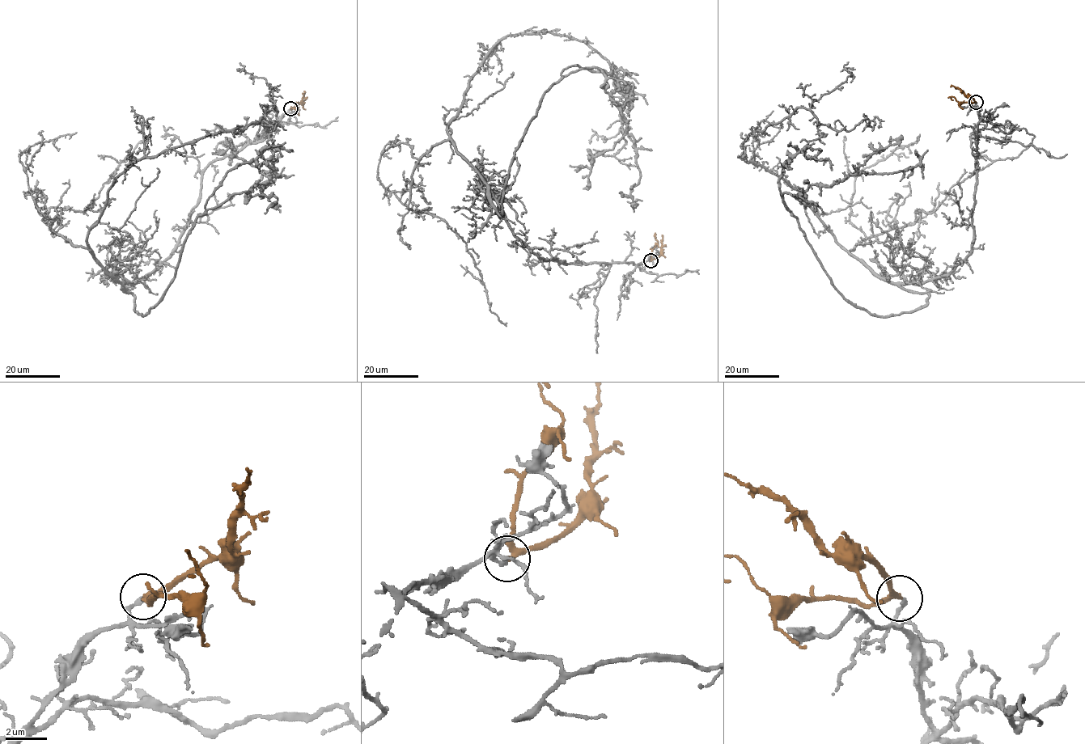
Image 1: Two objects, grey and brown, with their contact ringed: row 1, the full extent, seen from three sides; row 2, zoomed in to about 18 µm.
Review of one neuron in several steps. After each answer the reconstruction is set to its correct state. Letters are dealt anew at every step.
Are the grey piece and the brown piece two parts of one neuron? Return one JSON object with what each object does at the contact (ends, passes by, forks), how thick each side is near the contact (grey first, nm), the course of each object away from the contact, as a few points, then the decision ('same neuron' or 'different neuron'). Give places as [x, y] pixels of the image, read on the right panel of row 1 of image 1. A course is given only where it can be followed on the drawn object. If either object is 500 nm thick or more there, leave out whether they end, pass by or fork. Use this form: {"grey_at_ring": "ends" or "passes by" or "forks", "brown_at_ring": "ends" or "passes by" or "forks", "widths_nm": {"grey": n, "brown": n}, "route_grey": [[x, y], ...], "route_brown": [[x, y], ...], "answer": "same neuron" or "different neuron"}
{"grey_at_ring": "ends", "brown_at_ring": "passes by", "widths_nm": {"grey": 180, "brown": 240}, "route_grey": [[976, 103], [972, 250], [921, 284], [884, 281], [743, 154], [798, 107], [837, 130], [879, 126]], "route_brown": [[976, 103], [959, 89], [950, 86]], "answer": "different neuron"}

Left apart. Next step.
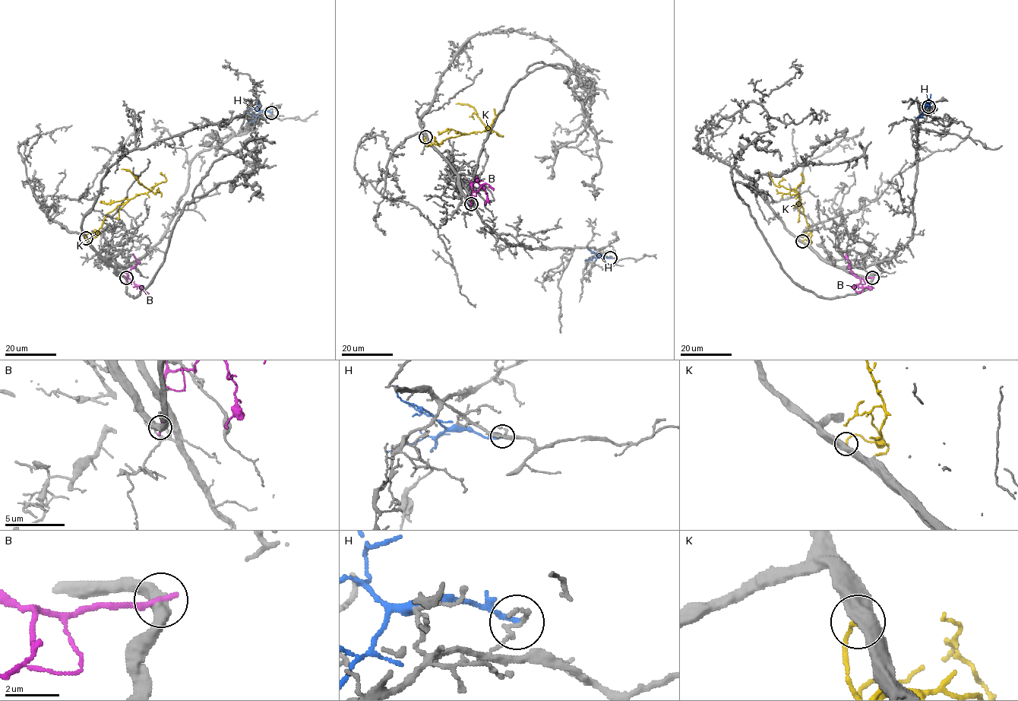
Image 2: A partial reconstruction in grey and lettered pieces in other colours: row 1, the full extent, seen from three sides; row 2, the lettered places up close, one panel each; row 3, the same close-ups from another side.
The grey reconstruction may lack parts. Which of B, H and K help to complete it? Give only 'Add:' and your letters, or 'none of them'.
Add: K

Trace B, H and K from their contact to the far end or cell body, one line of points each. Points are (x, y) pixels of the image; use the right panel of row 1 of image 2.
B: (873, 277), (857, 277), (850, 270), (845, 254)
H: (928, 106), (927, 105), (916, 118)
K: (803, 242), (810, 242), (811, 235), (799, 195), (783, 186), (777, 186), (769, 172)

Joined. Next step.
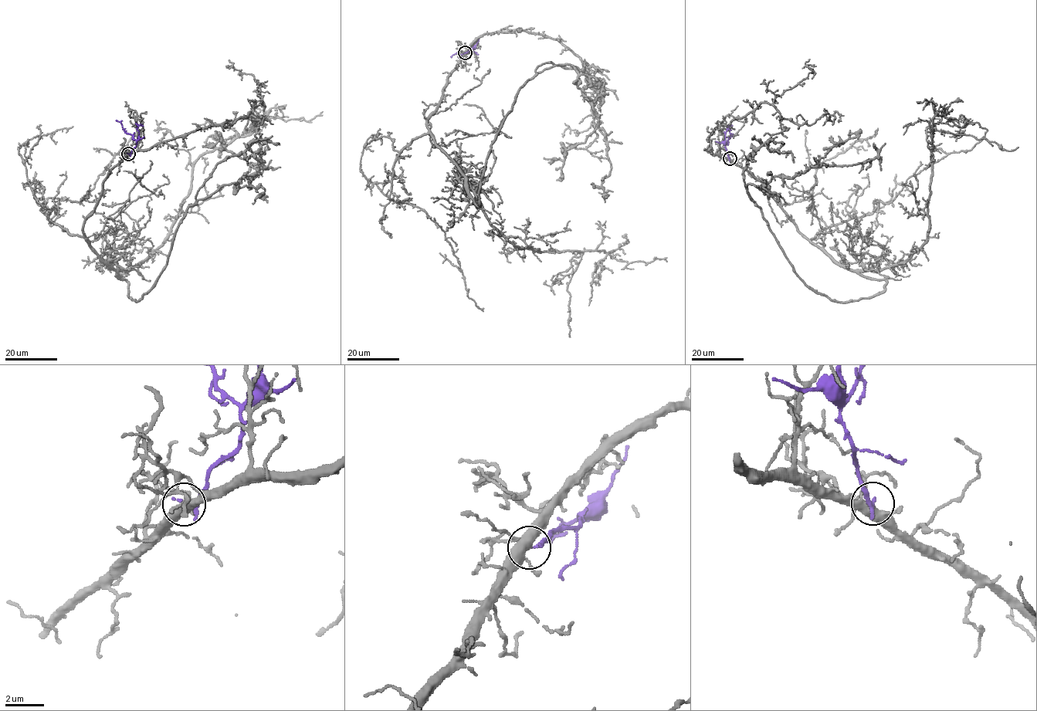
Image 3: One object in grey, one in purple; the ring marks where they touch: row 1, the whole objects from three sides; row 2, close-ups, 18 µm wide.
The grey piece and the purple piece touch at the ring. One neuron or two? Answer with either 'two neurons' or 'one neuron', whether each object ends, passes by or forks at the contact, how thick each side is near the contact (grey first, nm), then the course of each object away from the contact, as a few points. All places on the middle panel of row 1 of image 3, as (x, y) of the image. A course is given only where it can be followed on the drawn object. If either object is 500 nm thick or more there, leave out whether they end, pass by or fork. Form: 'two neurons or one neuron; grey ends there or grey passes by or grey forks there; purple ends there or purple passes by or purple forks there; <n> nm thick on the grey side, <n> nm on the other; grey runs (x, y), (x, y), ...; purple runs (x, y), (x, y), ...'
two neurons; grey forks there; purple ends there; 400 nm thick on the grey side, 220 nm on the other; grey runs (465, 52), (427, 128), (475, 204), (516, 93), (562, 64), (604, 132), (601, 188), (613, 191); purple runs (465, 52), (472, 49), (451, 57)

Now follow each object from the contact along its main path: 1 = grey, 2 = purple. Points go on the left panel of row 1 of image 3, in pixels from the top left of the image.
1: (129, 154), (109, 172), (83, 232), (135, 301), (164, 269), (187, 208), (268, 168), (258, 164), (269, 148)
2: (129, 154), (136, 145), (136, 140), (116, 120)

